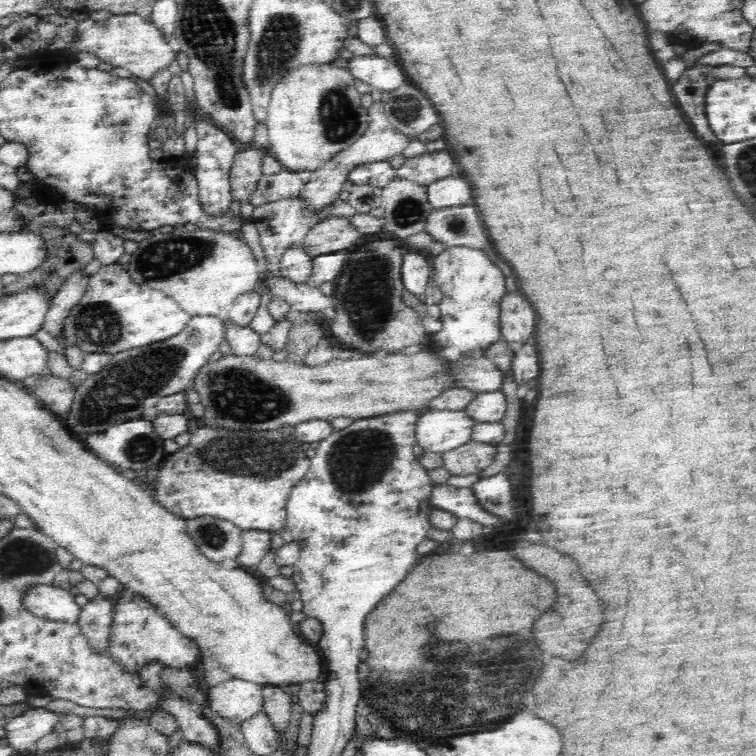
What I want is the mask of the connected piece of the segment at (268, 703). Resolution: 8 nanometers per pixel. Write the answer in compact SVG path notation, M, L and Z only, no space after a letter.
M262 683L263 710L266 710L275 729L286 731L291 713L291 703L295 700L287 688L272 683Z

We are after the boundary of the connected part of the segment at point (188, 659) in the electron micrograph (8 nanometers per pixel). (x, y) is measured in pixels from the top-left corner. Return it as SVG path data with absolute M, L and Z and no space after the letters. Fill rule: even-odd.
M120 585L118 592L111 597L111 602L112 619L107 652L112 662L124 672L139 673L147 670L150 664L158 664L160 668L190 670L199 667L201 652L198 644L182 634L167 618L167 613L146 596Z

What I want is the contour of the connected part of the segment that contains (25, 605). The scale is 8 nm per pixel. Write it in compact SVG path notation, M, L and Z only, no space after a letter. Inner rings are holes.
M32 585L25 588L18 600L22 613L64 622L77 622L81 609L70 592L53 585Z

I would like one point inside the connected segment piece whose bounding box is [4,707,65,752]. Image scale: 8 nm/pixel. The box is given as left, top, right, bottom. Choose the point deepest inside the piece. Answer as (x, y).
(23, 731)

